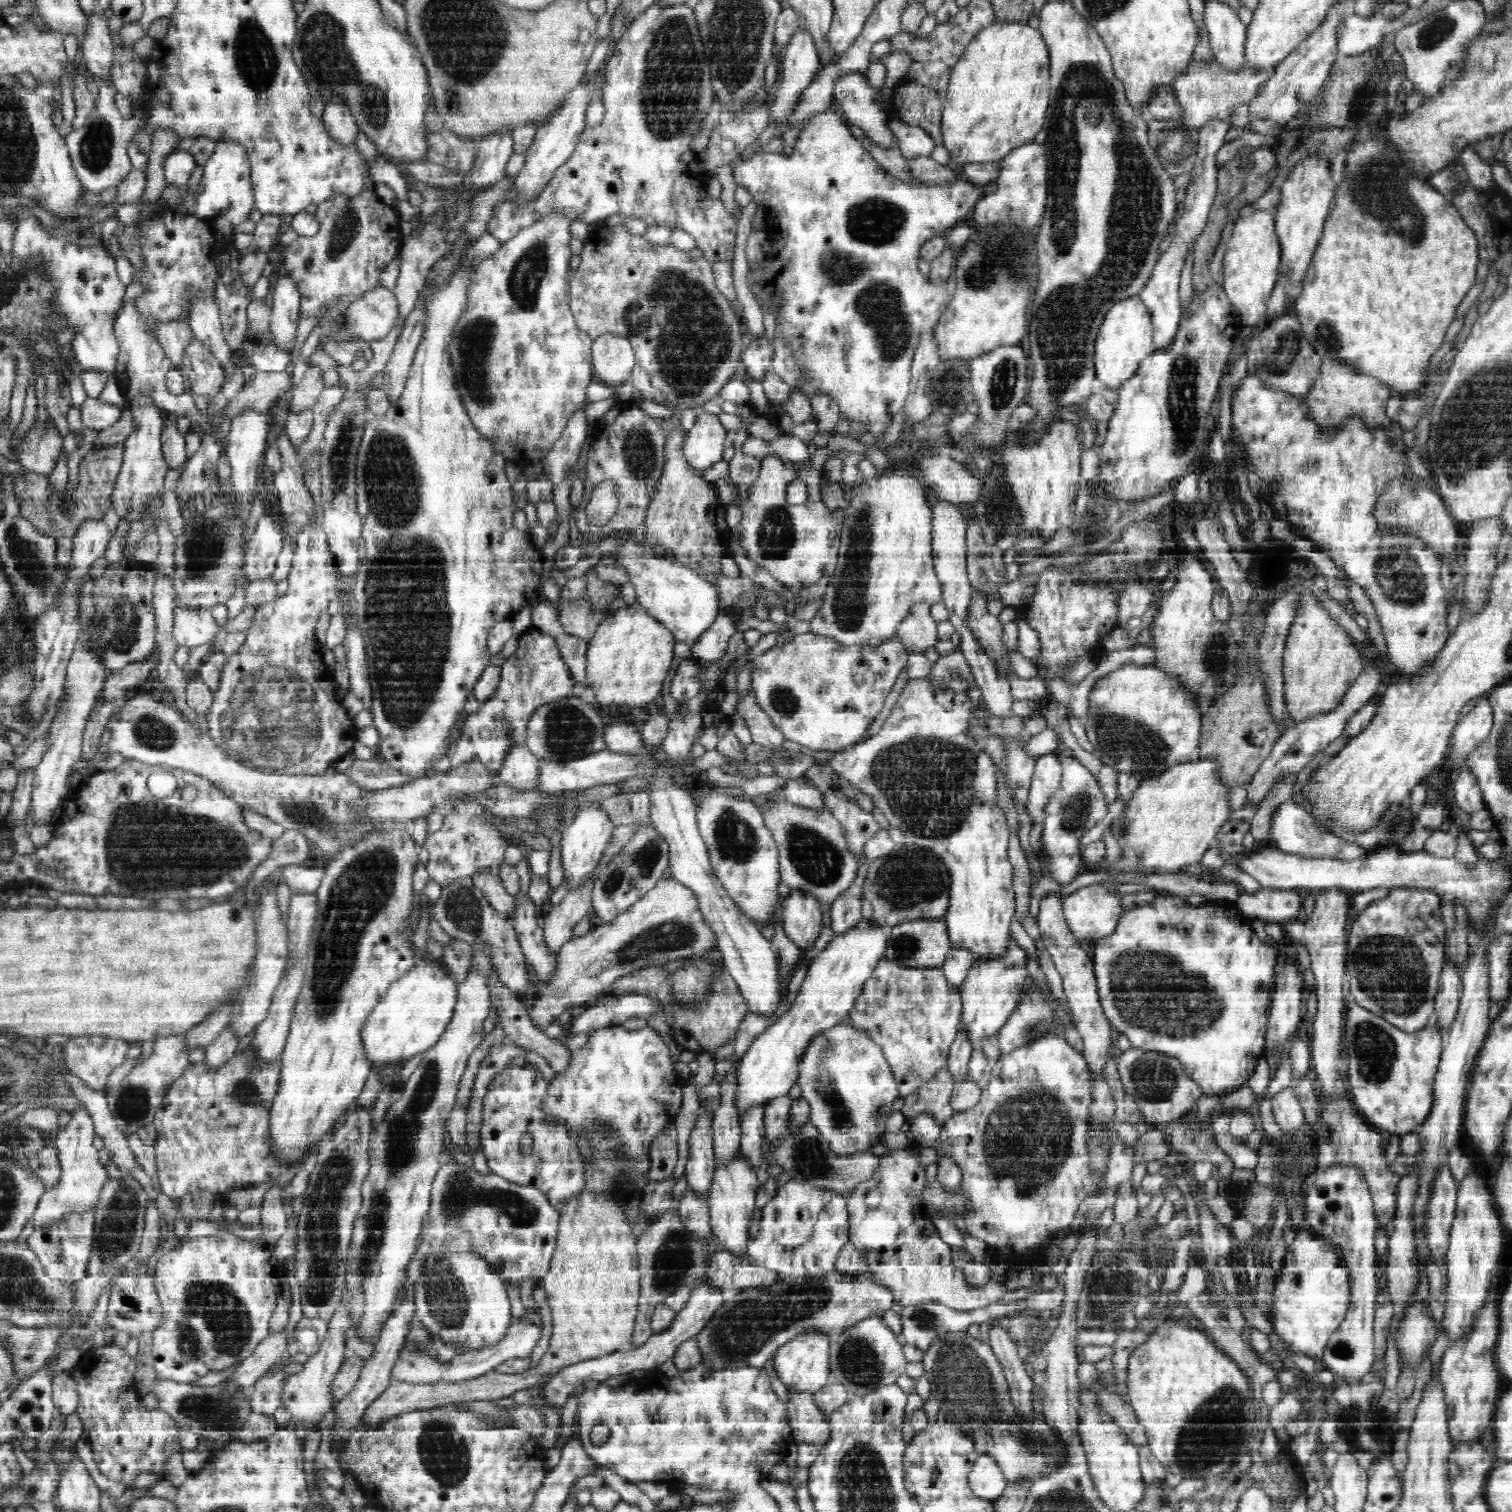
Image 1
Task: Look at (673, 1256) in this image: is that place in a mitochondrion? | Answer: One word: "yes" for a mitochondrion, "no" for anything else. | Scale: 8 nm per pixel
yes

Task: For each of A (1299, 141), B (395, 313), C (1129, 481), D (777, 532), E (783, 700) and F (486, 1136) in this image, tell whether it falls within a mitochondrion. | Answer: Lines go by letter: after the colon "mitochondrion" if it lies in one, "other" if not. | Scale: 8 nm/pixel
A: other
B: other
C: other
D: mitochondrion
E: mitochondrion
F: other

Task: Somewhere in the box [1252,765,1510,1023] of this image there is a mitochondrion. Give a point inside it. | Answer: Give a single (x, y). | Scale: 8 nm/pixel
(1391, 971)

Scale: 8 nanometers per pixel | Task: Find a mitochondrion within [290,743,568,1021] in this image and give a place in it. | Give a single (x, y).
(461, 908)

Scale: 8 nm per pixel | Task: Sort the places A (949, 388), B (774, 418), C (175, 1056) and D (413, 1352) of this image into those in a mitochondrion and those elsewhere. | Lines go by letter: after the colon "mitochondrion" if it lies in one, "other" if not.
A: mitochondrion
B: other
C: other
D: mitochondrion

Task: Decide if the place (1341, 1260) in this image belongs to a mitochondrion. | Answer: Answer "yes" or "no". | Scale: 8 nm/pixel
no

